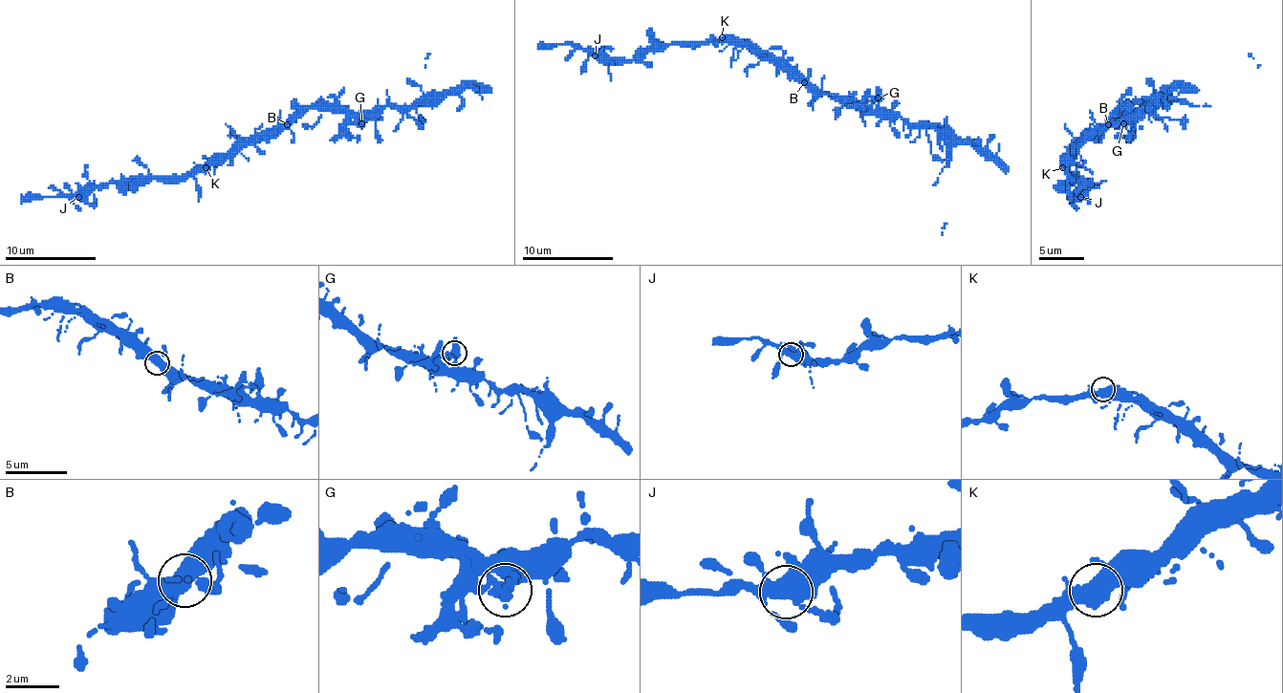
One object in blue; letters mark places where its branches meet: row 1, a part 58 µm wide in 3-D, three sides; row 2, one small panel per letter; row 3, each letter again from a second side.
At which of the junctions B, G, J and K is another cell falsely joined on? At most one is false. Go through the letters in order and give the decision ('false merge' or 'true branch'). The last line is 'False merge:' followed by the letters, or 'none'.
B: true branch
G: true branch
J: true branch
K: true branch
False merge: none

